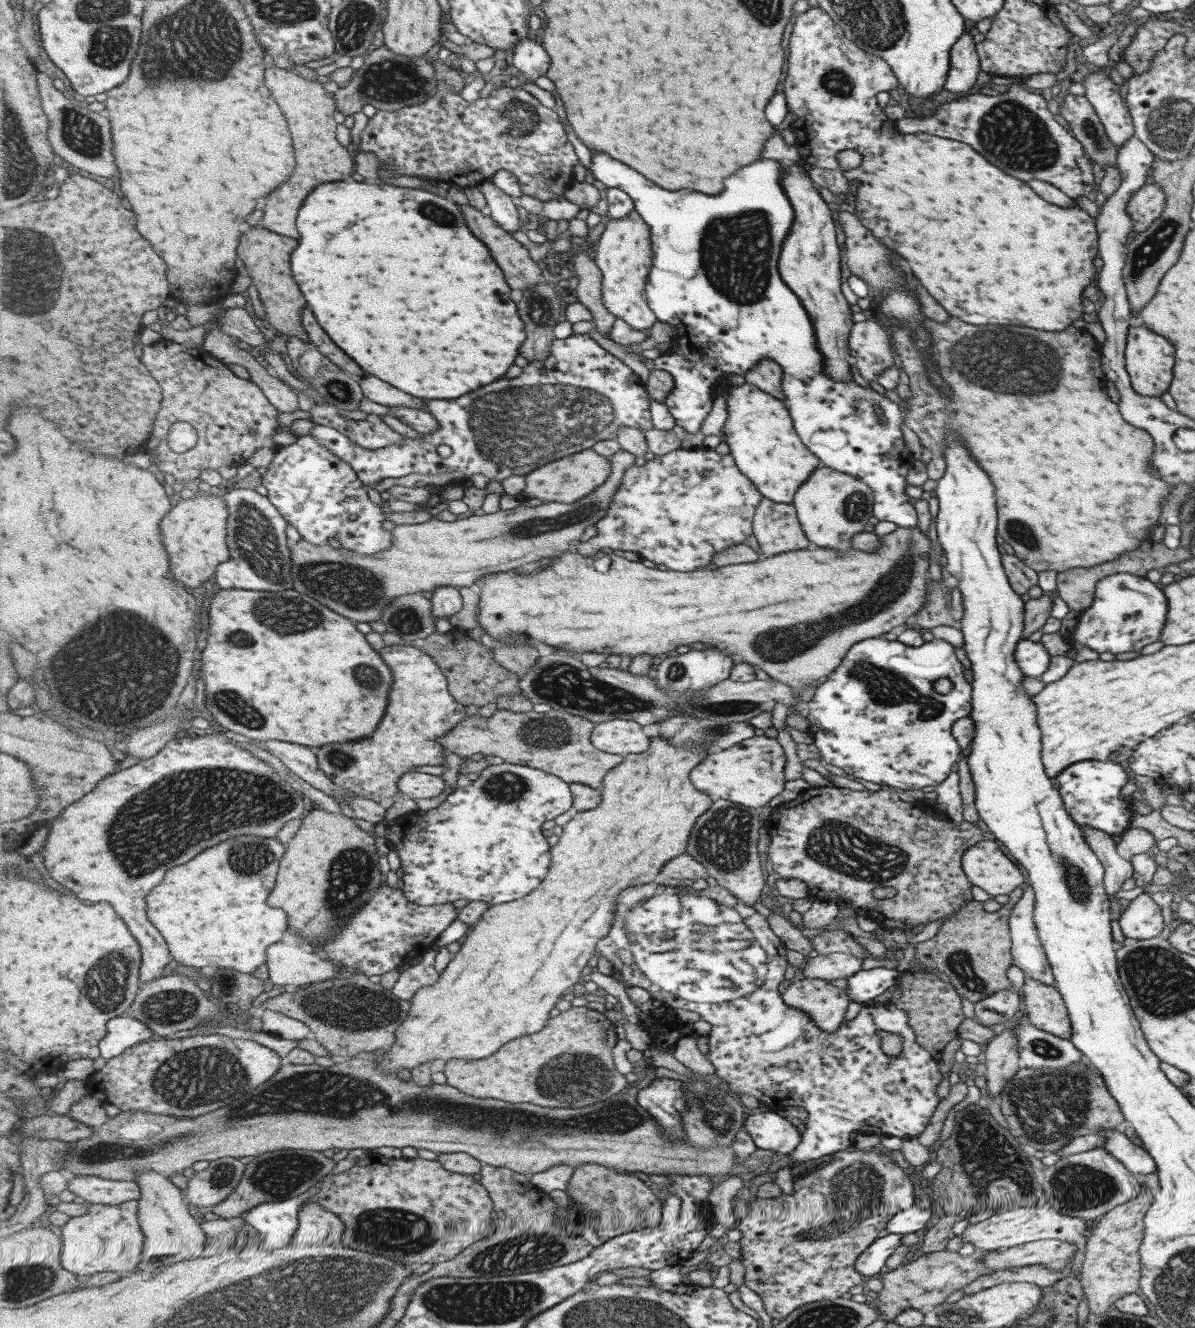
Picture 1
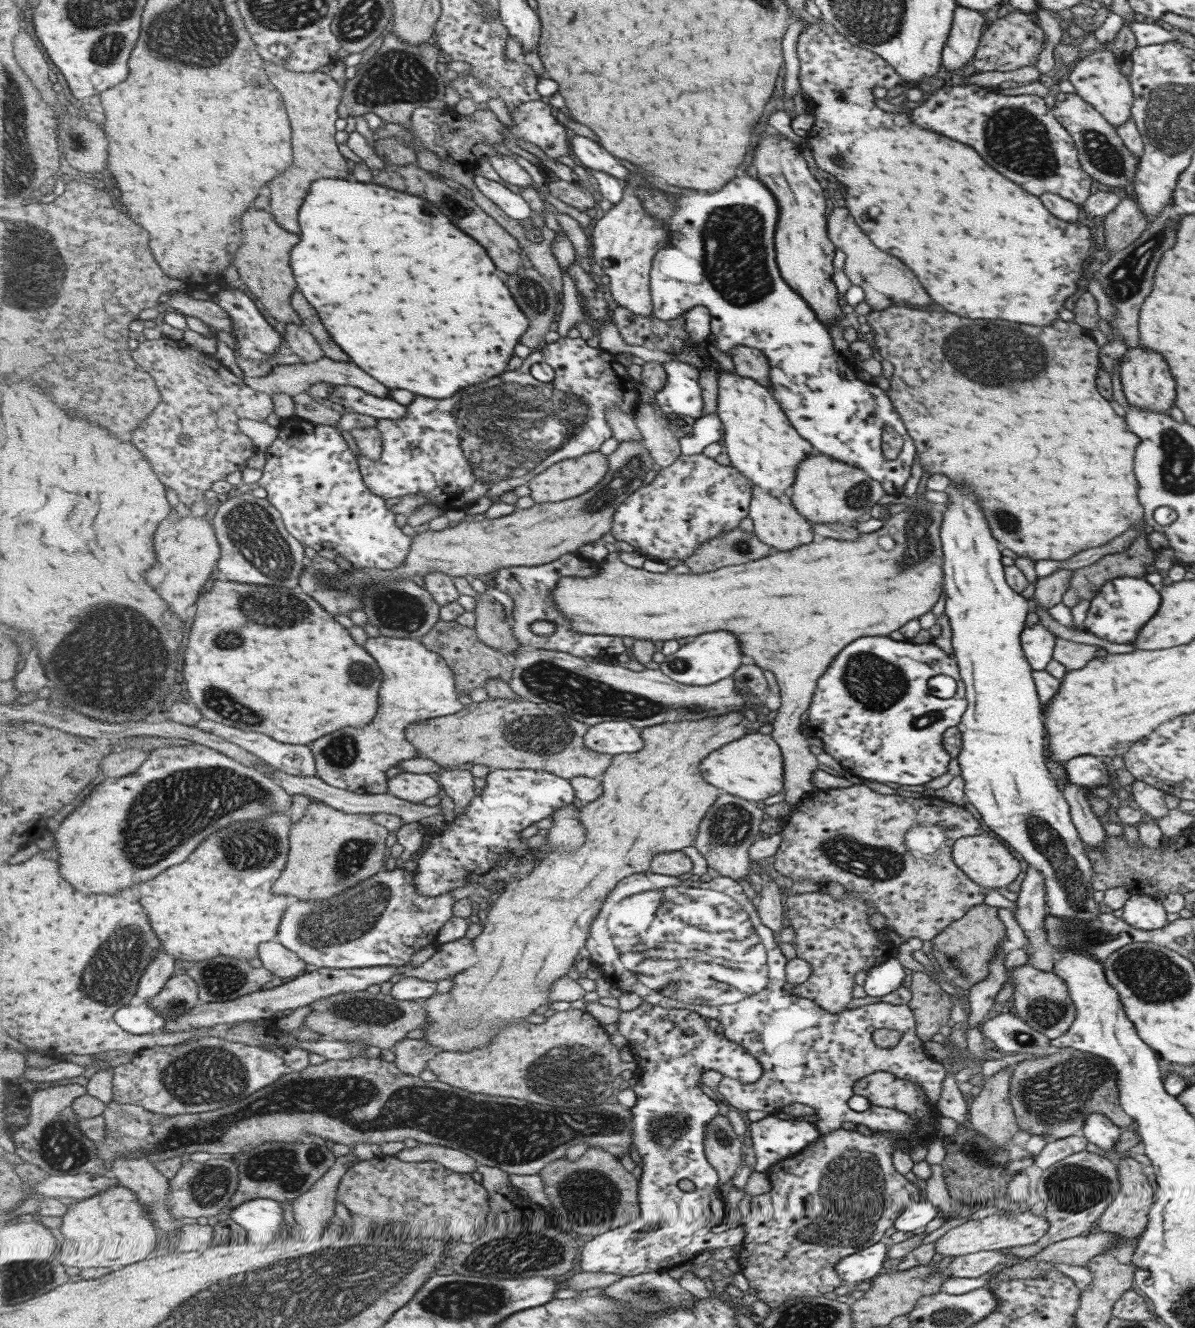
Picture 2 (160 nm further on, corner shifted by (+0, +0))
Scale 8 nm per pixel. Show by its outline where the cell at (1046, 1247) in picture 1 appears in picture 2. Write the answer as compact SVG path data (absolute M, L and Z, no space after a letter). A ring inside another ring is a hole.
M979 1251L963 1256L953 1257L947 1267L947 1275L955 1278L977 1278L991 1270L996 1264L1001 1264L1016 1256L1005 1255L997 1251Z

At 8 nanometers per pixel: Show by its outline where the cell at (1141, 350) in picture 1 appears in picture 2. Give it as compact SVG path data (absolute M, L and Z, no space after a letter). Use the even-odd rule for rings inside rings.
M1127 348L1120 362L1119 374L1121 379L1121 391L1127 404L1135 408L1145 410L1156 410L1157 412L1168 413L1173 406L1173 396L1175 396L1175 382L1171 380L1167 372L1167 364L1159 354L1147 354L1143 350Z

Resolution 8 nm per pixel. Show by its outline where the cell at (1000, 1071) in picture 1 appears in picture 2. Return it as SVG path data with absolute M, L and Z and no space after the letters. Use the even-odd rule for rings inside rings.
M1003 1069L987 1078L981 1091L969 1106L967 1126L985 1136L993 1145L1006 1151L1018 1127L1009 1104L1009 1069Z

